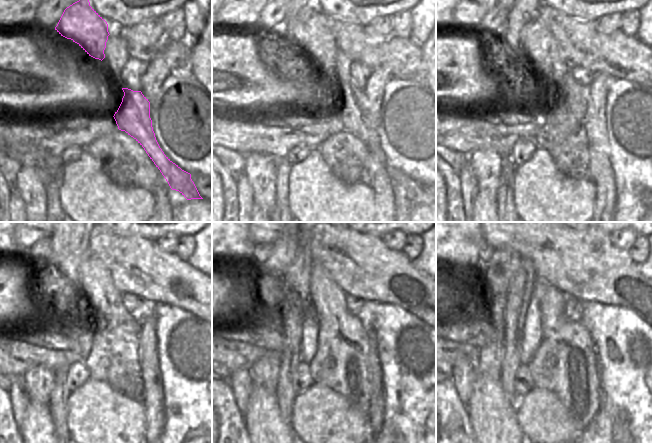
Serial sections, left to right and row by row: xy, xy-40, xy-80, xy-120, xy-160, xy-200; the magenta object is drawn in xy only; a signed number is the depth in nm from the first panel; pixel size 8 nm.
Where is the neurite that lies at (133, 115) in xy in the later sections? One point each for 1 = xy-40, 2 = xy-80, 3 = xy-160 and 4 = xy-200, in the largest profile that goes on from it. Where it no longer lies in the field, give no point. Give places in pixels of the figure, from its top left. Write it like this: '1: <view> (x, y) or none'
1: xy-40 (310, 31)
2: xy-80 (538, 44)
3: xy-160 (327, 298)
4: xy-200 (552, 303)

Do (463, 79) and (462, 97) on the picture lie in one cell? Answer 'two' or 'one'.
two

